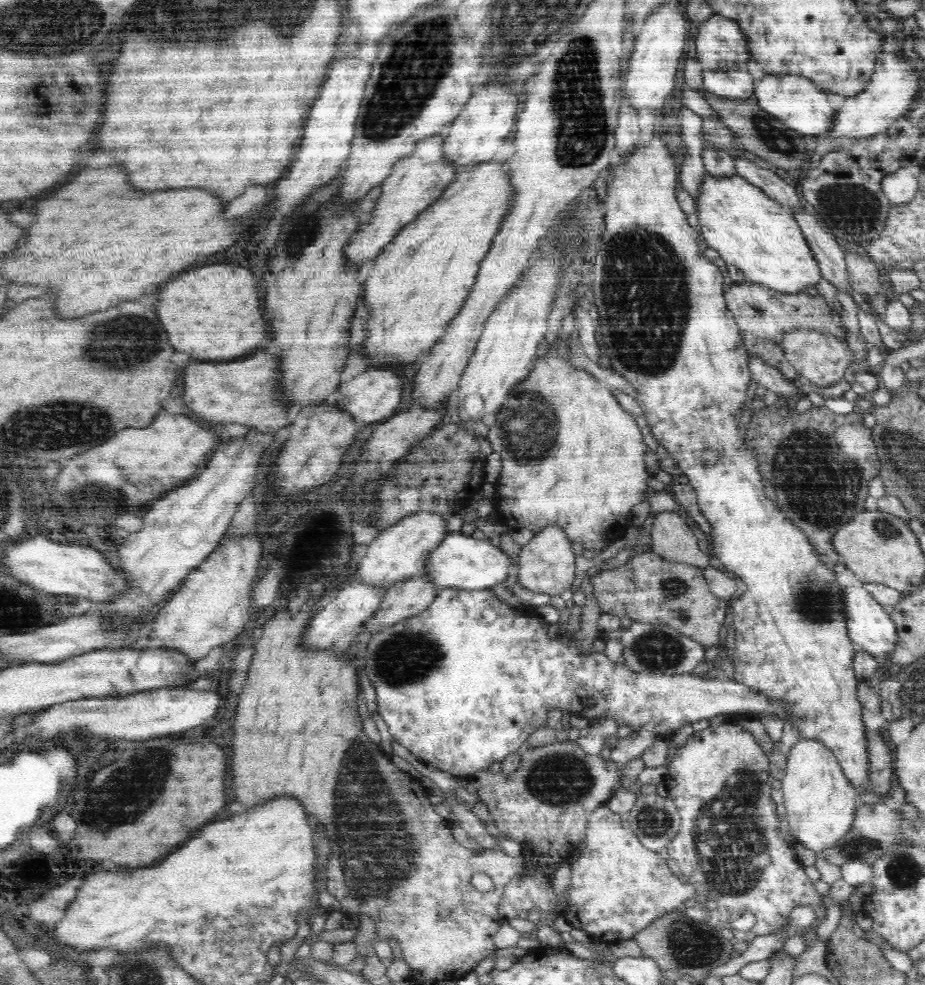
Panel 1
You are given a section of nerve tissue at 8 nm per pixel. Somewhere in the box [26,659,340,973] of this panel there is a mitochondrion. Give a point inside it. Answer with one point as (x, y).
(126, 793)

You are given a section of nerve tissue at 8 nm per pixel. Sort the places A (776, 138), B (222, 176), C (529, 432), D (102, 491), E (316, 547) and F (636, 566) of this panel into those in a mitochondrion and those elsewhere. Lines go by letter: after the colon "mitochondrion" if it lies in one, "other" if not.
A: mitochondrion
B: other
C: mitochondrion
D: mitochondrion
E: mitochondrion
F: other

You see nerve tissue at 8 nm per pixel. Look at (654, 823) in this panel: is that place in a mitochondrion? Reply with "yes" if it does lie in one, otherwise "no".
yes

